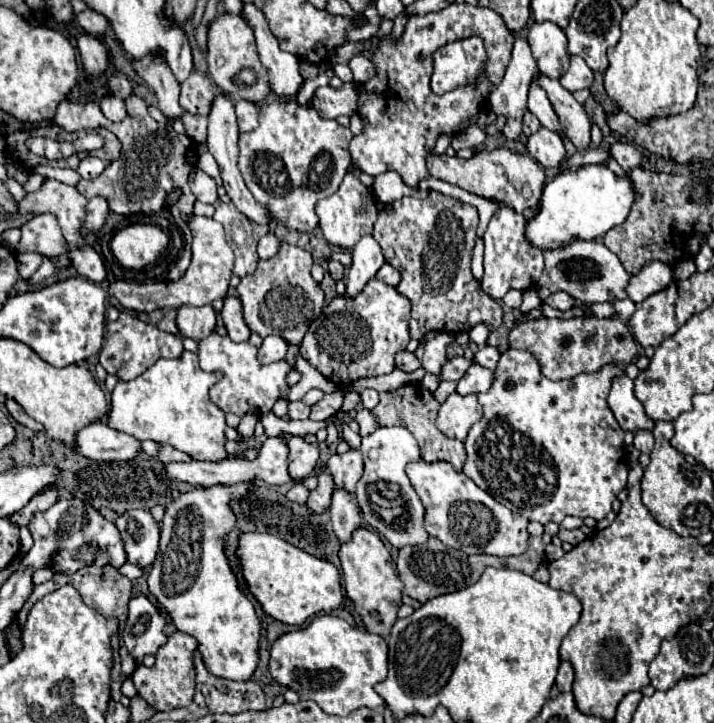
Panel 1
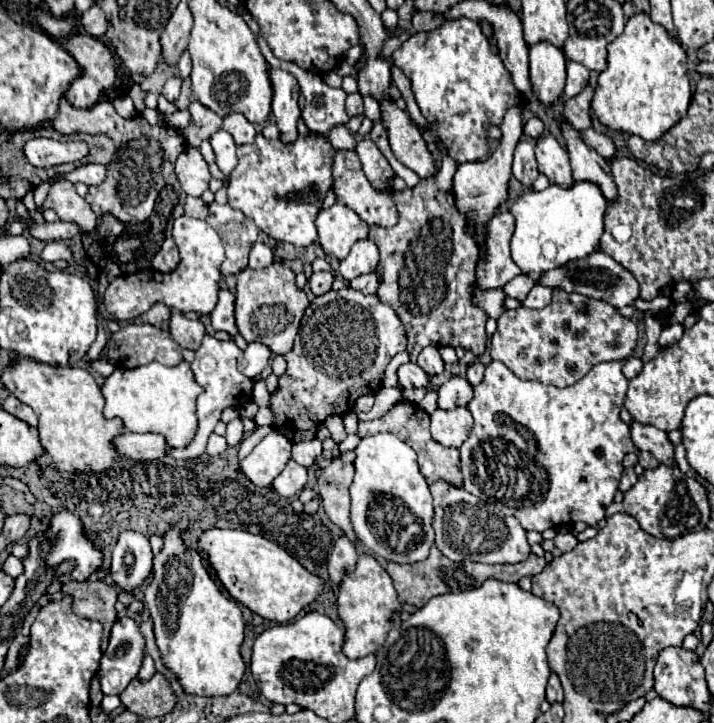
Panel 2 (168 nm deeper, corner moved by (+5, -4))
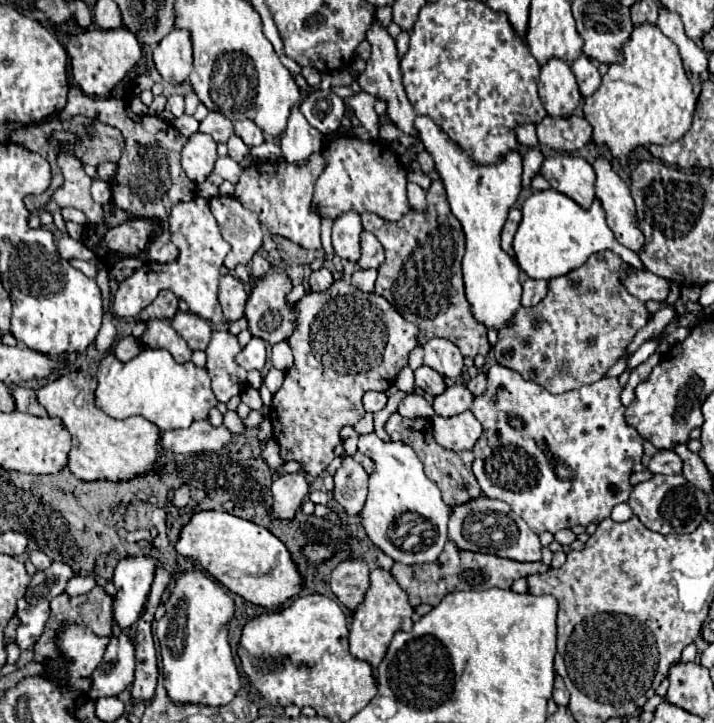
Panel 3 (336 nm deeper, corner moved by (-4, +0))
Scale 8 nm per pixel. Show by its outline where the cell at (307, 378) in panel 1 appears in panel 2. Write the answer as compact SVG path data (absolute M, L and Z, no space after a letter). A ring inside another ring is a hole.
M272 262L262 272L250 268L238 274L236 284L236 326L246 342L260 342L272 350L272 354L286 354L292 350L294 338L300 328L308 298L294 284L296 274L282 262Z

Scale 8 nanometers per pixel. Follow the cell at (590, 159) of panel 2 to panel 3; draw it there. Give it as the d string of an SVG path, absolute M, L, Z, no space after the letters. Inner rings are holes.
M605 156L595 158L593 170L597 176L595 196L603 204L609 228L623 246L639 252L639 248L643 246L643 234L635 226L635 204L629 186L621 180L617 170Z

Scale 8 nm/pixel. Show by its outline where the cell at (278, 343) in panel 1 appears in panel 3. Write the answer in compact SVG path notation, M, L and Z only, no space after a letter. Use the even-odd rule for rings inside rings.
M253 338L235 358L239 366L243 366L245 370L263 370L265 360L267 360L267 348L265 342L261 338Z

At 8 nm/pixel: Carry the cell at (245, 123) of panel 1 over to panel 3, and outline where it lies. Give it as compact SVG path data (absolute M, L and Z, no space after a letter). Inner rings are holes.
M237 120L235 122L235 134L249 146L259 146L265 142L265 136L263 136L263 130L253 122L253 120Z

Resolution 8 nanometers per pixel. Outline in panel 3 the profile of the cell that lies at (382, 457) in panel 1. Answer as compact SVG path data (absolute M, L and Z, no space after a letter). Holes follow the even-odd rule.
M375 432L359 436L359 452L371 458L375 464L375 470L369 474L369 496L367 496L363 510L359 512L361 524L367 536L371 538L371 542L379 546L387 556L403 564L421 564L421 562L435 560L447 542L449 508L441 500L439 486L425 476L423 462L419 460L417 452L405 442L395 442L395 440L385 442Z

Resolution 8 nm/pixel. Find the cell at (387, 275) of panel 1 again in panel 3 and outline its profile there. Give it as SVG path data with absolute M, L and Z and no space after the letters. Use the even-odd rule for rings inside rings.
M357 270L351 276L351 284L361 292L375 292L377 270Z

